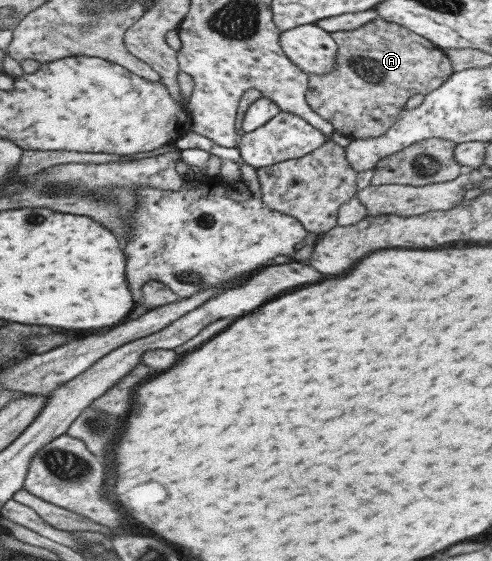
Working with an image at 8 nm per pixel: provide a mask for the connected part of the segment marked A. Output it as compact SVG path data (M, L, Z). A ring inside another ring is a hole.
M370 20L351 31L330 33L336 44L335 65L325 74L309 74L305 101L313 112L345 137L377 137L396 121L409 97L427 95L451 74L451 59L424 37L396 24Z

